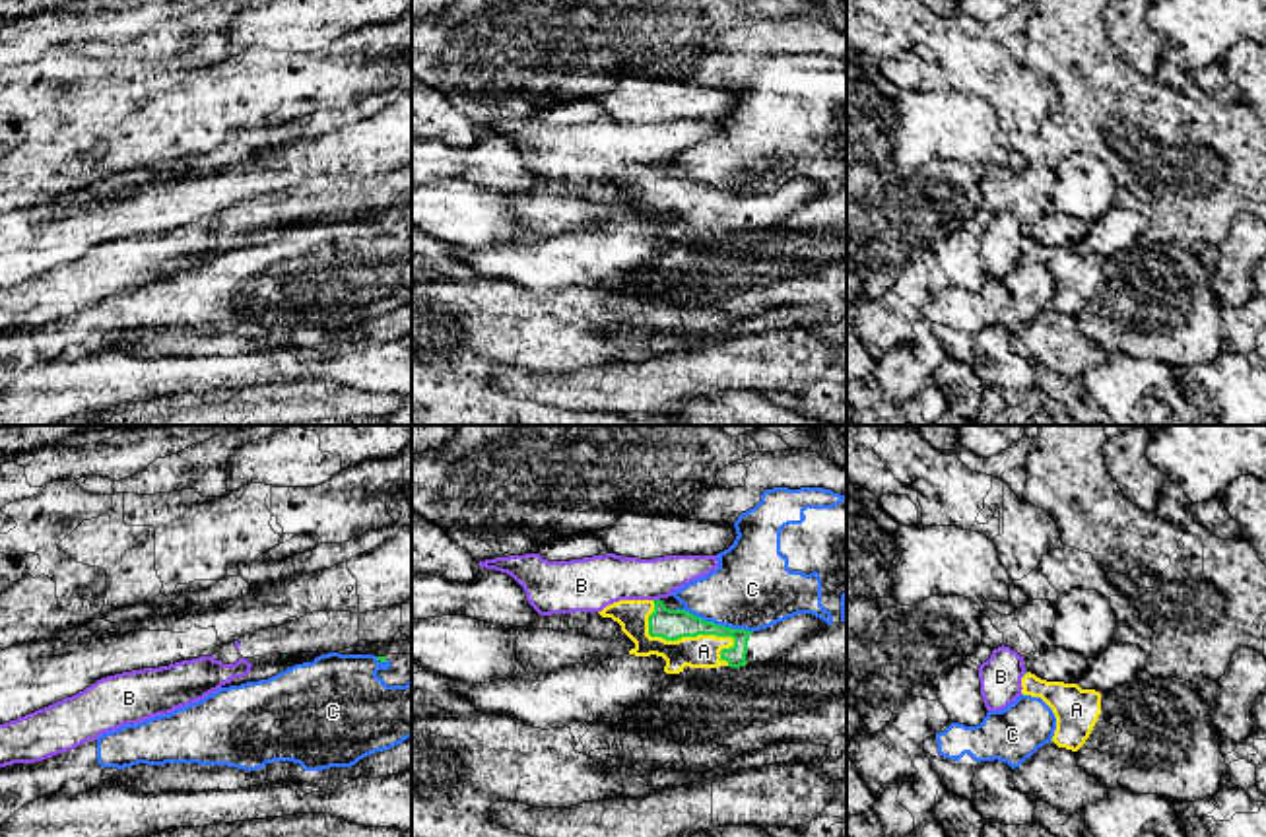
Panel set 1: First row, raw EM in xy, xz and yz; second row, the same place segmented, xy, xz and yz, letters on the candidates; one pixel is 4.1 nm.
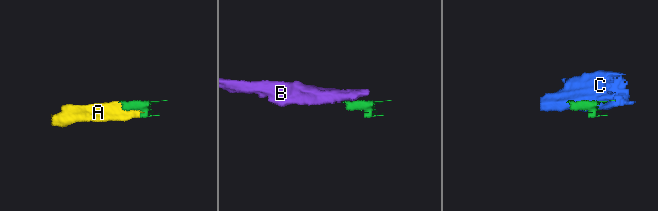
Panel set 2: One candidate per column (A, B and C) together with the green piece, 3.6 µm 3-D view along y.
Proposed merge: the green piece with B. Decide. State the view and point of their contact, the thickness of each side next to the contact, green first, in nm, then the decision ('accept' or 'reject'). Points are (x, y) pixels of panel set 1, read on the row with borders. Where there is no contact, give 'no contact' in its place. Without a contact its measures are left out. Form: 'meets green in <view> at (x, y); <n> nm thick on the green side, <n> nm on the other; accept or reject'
meets green in xz at (657, 601); 130 nm thick on the green side, 200 nm on the other; reject

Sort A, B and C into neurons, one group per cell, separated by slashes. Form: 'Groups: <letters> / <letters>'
Groups: A / B / C

